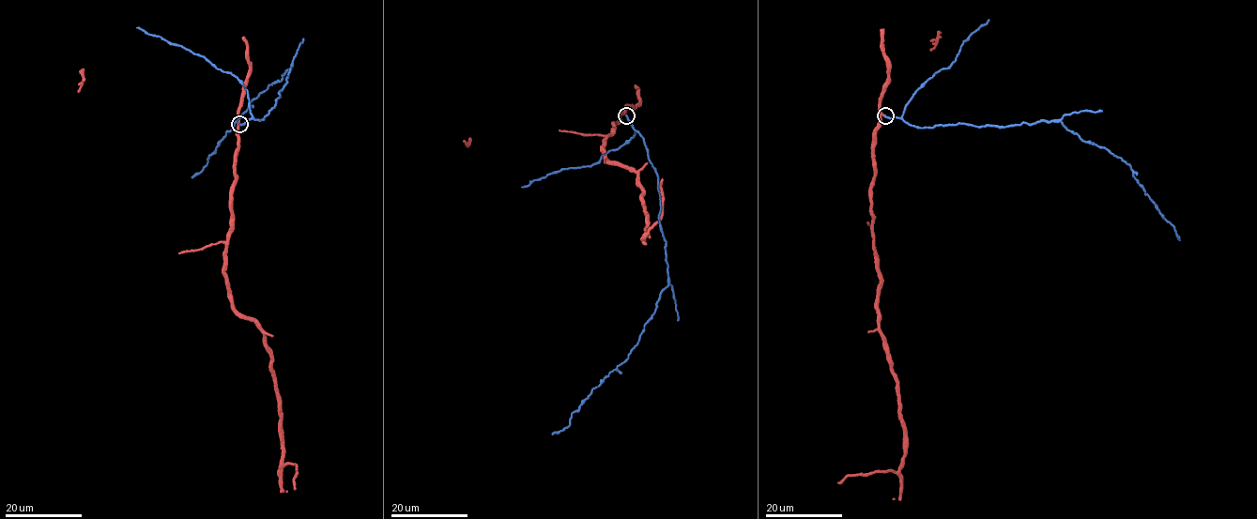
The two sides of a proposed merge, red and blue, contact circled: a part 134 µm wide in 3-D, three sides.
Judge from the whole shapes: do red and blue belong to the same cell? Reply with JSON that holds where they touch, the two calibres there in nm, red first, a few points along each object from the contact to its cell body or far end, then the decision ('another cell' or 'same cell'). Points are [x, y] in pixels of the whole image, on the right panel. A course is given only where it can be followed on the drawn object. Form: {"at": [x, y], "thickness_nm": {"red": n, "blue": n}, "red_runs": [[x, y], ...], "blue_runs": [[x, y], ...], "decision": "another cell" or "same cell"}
{"at": [885, 115], "thickness_nm": {"red": 220, "blue": 200}, "red_runs": [[884, 115], [876, 131], [871, 188], [877, 312], [896, 383], [904, 463], [896, 472], [847, 475], [837, 482]], "blue_runs": [[885, 115], [918, 128], [963, 123], [1005, 127], [1060, 121], [1082, 140], [1107, 148], [1128, 164], [1179, 239]], "decision": "same cell"}

